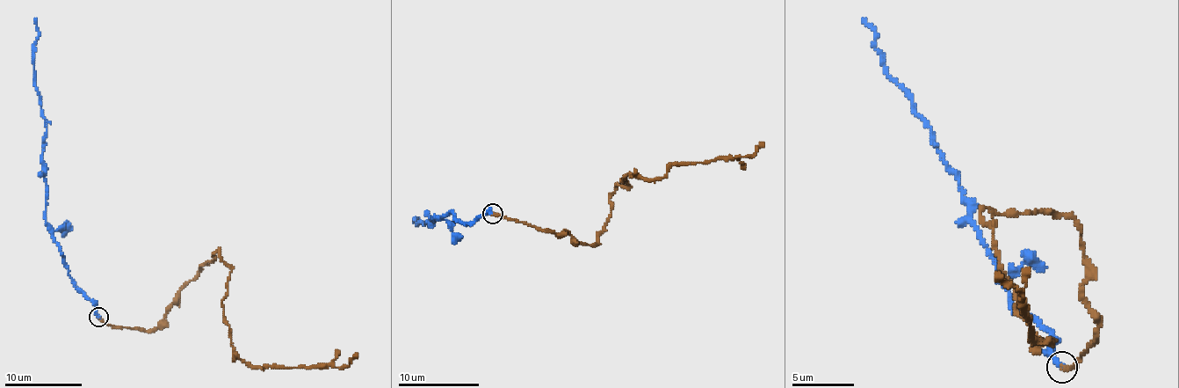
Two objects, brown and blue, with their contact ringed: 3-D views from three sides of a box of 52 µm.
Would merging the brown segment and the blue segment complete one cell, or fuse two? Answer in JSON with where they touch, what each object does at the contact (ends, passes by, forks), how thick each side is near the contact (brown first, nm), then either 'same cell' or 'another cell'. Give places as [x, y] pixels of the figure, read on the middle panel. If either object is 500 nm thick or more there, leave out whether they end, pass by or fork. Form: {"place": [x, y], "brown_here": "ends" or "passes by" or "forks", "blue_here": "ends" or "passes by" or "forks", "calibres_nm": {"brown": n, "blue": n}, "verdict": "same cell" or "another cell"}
{"place": [493, 213], "brown_here": "ends", "blue_here": "ends", "calibres_nm": {"brown": 190, "blue": 240}, "verdict": "another cell"}

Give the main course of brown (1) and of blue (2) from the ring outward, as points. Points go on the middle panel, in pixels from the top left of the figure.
1: (493, 213), (590, 245), (627, 173), (662, 178), (673, 164), (749, 157), (763, 144)
2: (493, 213), (468, 225), (449, 212), (443, 219), (434, 215), (428, 226), (431, 222), (418, 226), (414, 221)

